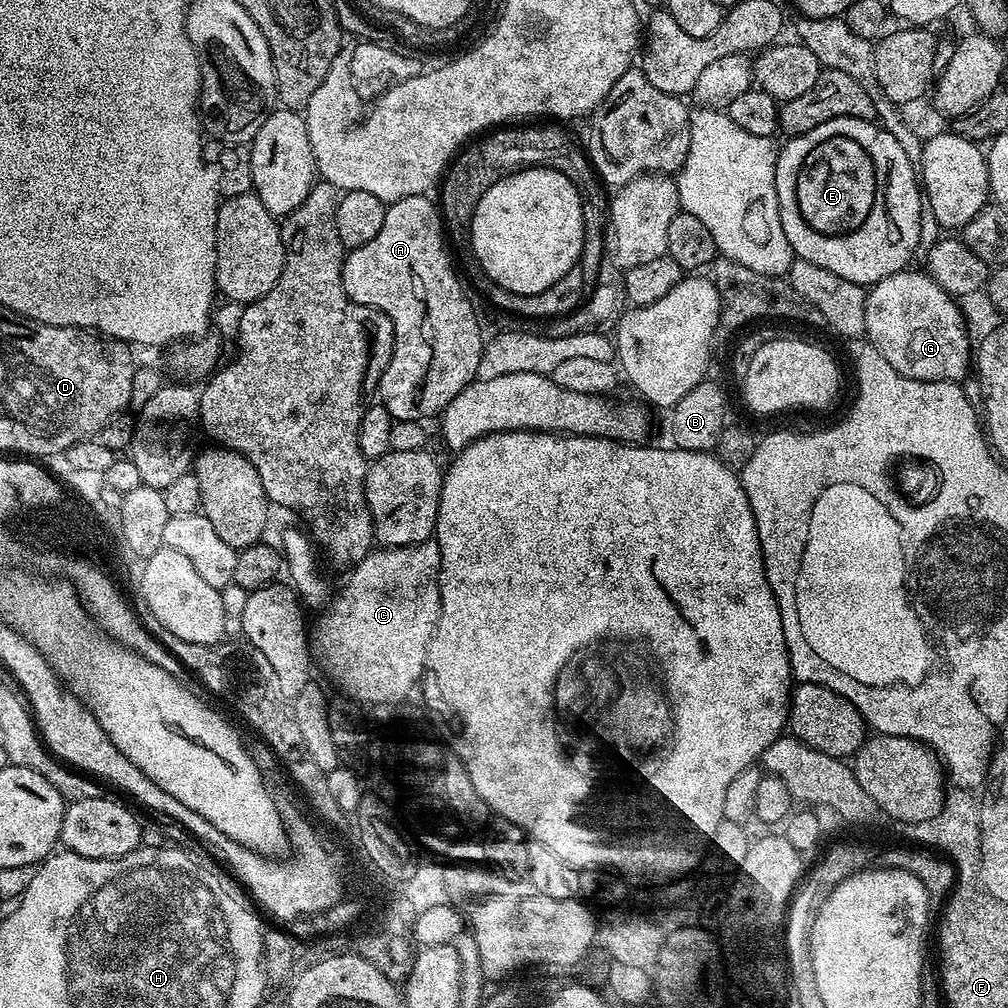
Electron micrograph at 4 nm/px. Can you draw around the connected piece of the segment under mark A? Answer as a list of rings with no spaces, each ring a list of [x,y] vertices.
[[[427,195],[411,196],[410,198],[402,198],[396,200],[386,207],[386,218],[382,221],[382,230],[378,230],[378,234],[374,238],[370,238],[370,242],[366,242],[366,246],[358,246],[351,249],[345,255],[344,265],[342,266],[342,286],[344,292],[354,302],[359,304],[369,304],[372,308],[376,308],[380,312],[385,312],[390,318],[392,329],[394,330],[394,346],[392,347],[392,357],[386,366],[386,370],[380,376],[378,385],[378,400],[383,404],[384,409],[392,415],[393,421],[398,420],[419,420],[427,421],[427,416],[433,418],[439,417],[443,413],[444,407],[450,403],[460,393],[467,384],[471,384],[477,379],[479,368],[482,368],[484,358],[485,337],[480,337],[480,320],[476,317],[476,312],[472,309],[472,304],[468,301],[468,296],[464,293],[464,288],[460,285],[460,280],[456,277],[456,272],[452,269],[452,260],[448,257],[448,252],[444,249],[446,243],[446,225],[442,219],[442,212],[434,203],[428,201]]]

